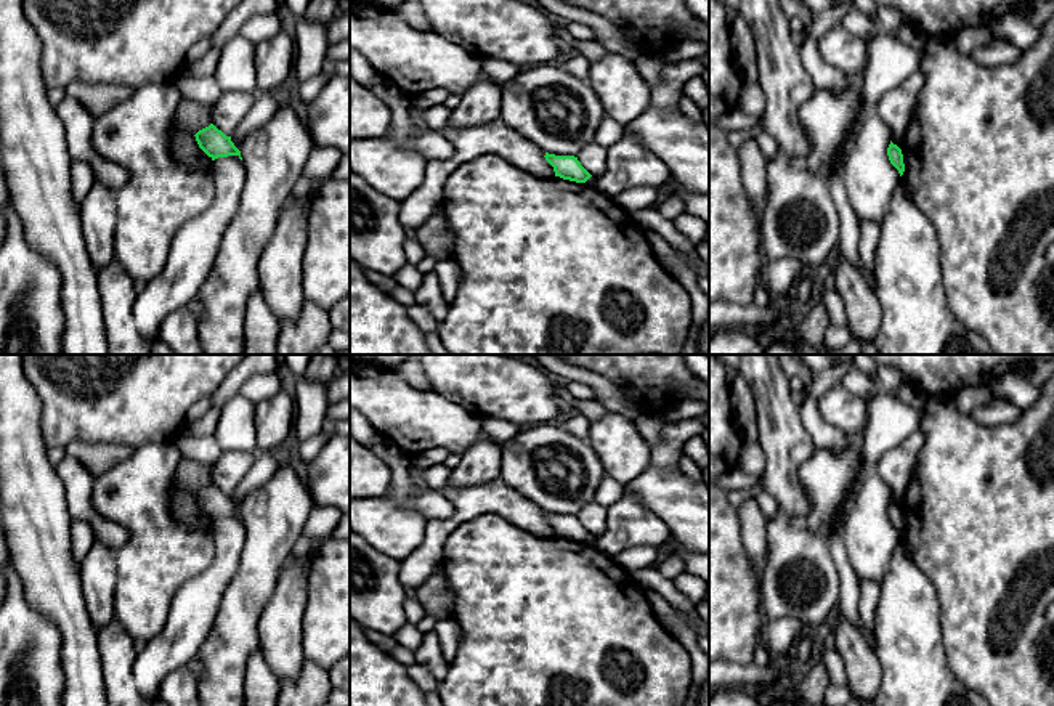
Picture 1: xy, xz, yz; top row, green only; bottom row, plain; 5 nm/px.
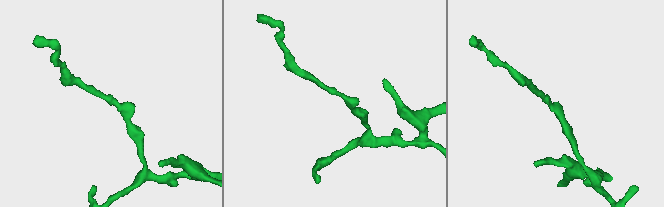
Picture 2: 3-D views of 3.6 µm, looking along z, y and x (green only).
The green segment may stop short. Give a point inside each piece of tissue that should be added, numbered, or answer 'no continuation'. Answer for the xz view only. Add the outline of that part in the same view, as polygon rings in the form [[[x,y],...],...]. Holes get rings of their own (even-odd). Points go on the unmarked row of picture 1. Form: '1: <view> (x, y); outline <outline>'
no continuation

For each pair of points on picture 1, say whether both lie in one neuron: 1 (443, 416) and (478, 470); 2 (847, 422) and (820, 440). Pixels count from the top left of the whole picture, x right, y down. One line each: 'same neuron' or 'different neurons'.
1: different neurons
2: different neurons

